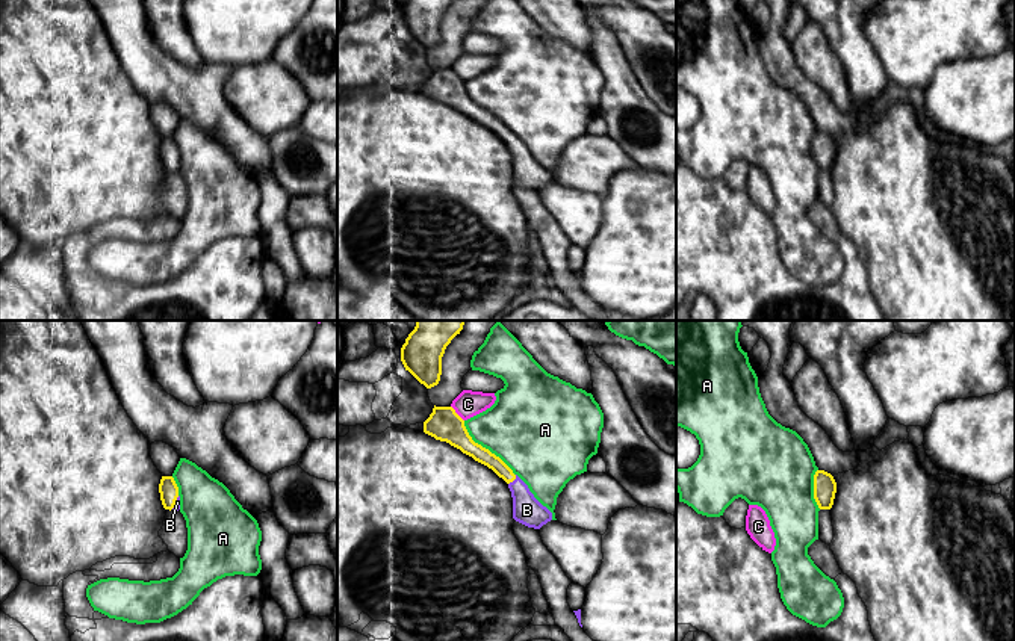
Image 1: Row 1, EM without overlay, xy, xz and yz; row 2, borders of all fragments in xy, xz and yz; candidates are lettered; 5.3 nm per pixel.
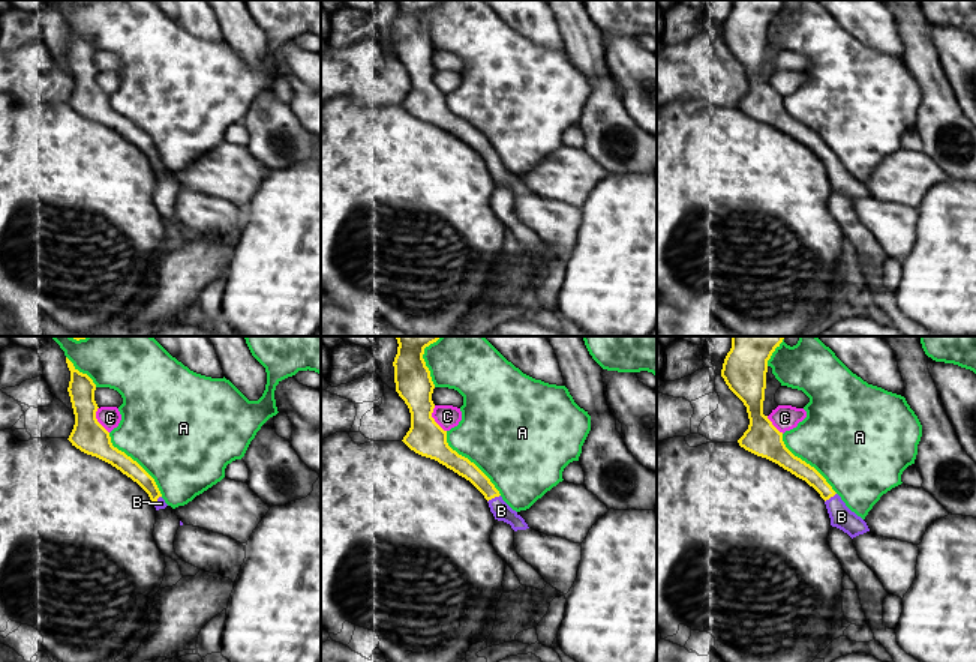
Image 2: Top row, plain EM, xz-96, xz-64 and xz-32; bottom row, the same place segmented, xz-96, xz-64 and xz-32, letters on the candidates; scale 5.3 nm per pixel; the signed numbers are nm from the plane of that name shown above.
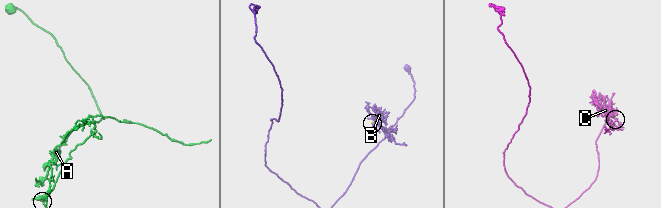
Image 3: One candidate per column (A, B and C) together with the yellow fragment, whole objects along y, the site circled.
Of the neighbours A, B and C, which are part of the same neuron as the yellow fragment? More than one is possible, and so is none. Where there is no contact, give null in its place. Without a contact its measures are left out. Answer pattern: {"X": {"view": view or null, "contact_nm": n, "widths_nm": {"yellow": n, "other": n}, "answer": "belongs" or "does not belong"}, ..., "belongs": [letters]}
{"A": {"view": "xz", "contact_nm": 400, "widths_nm": {"yellow": 170, "other": 420}, "answer": "does not belong"}, "B": {"view": "xz", "contact_nm": 70, "widths_nm": {"yellow": 90, "other": 160}, "answer": "belongs"}, "C": {"view": "xz", "contact_nm": 110, "widths_nm": {"yellow": 180, "other": 140}, "answer": "does not belong"}, "belongs": ["B"]}

